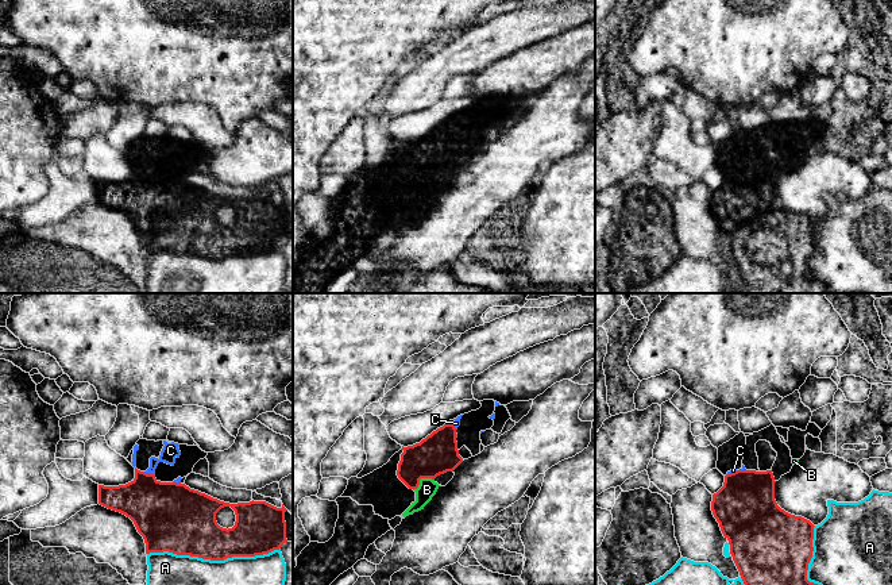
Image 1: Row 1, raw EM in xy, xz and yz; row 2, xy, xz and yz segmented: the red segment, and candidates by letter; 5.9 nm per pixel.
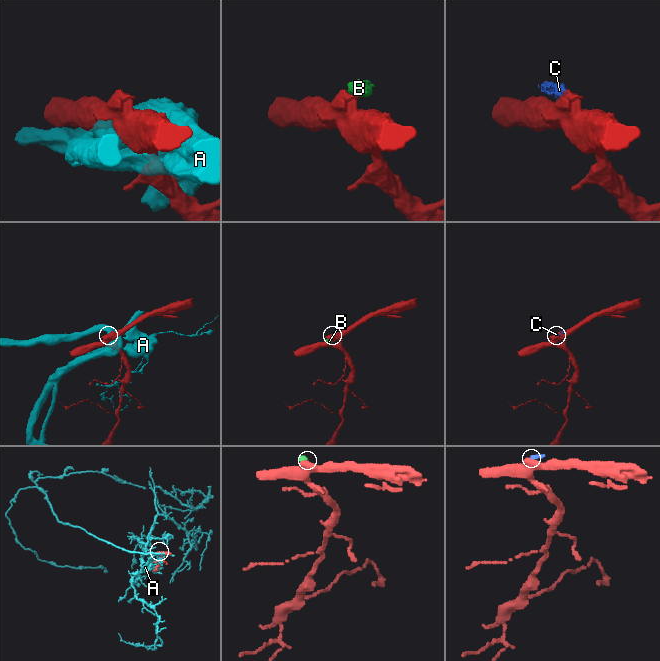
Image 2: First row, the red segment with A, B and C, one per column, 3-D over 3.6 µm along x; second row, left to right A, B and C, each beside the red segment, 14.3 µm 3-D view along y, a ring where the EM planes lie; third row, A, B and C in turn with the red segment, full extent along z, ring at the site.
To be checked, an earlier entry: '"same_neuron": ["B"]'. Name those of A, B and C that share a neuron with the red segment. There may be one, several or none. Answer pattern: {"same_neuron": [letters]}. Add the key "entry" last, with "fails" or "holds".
{"same_neuron": [], "entry": "fails"}

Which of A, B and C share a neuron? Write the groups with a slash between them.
A / B C

